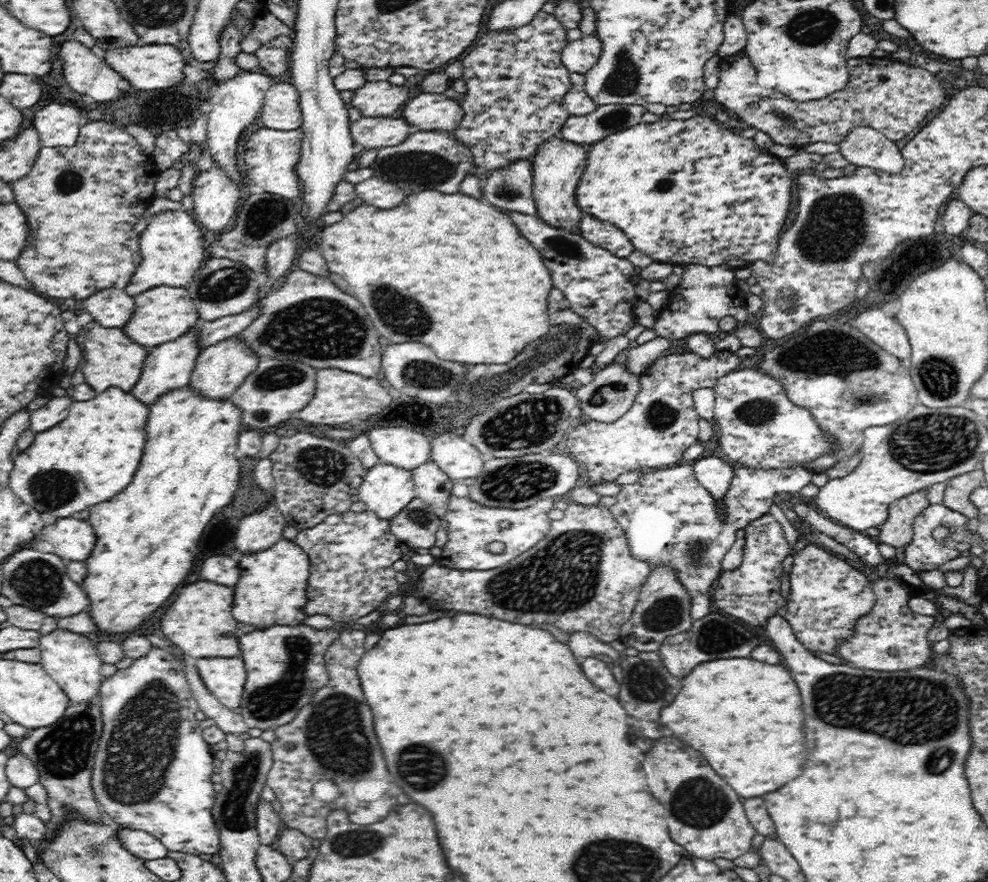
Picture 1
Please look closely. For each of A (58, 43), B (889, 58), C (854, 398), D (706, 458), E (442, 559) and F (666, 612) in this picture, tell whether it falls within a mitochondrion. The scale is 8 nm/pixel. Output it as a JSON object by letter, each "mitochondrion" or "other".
{"A":"other","B":"other","C":"mitochondrion","D":"other","E":"other","F":"mitochondrion"}

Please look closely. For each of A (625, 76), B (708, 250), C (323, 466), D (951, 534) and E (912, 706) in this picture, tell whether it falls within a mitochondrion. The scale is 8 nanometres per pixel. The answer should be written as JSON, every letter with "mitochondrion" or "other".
{"A":"mitochondrion","B":"other","C":"mitochondrion","D":"mitochondrion","E":"mitochondrion"}

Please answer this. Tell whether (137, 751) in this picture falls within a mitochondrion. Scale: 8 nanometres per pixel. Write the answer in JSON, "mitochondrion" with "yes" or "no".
{"mitochondrion":"yes"}

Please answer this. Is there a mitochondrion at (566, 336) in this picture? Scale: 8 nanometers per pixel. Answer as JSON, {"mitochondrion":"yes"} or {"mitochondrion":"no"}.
{"mitochondrion":"yes"}

